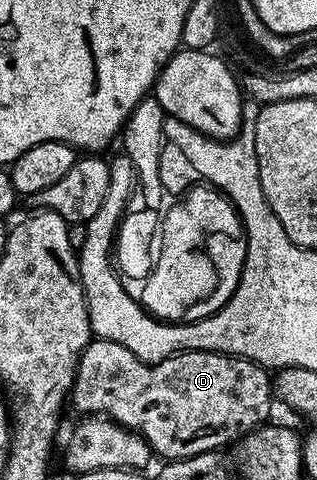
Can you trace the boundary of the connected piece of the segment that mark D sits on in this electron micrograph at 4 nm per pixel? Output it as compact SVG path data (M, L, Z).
M93 338L88 341L84 352L80 355L80 361L76 367L76 377L72 383L70 393L70 404L80 411L80 414L99 414L107 416L116 424L137 432L148 443L149 448L157 457L164 456L165 461L185 460L191 456L197 456L203 452L215 452L223 449L223 444L239 441L240 437L246 432L251 432L253 428L261 427L269 419L268 416L272 412L272 400L274 404L274 384L270 379L269 373L256 364L253 360L243 360L241 356L227 356L224 352L178 352L174 356L167 356L165 360L149 362L147 360L139 360L130 350L126 350L126 346L122 346L118 342L110 342L109 340L101 340Z

